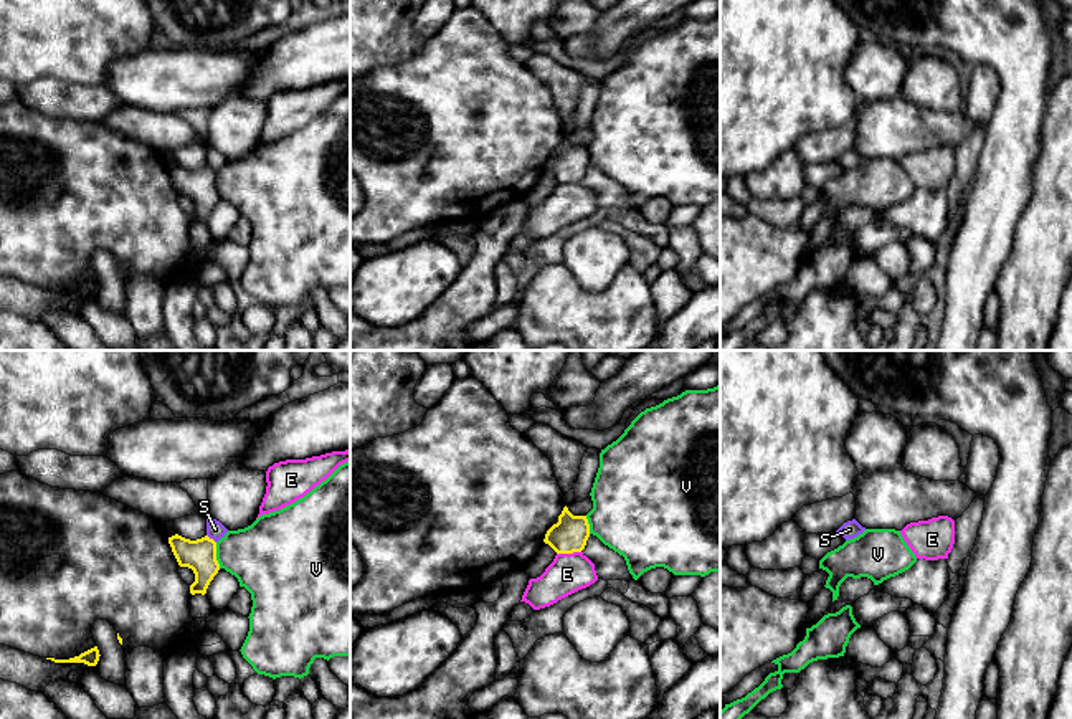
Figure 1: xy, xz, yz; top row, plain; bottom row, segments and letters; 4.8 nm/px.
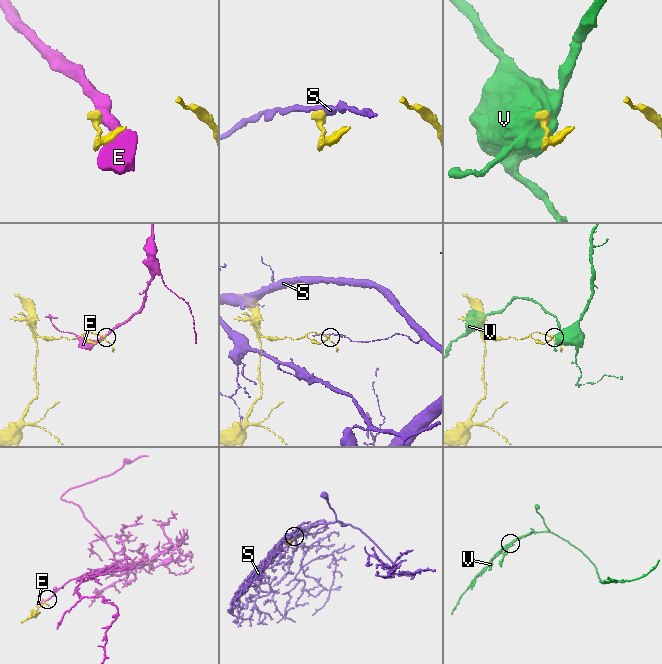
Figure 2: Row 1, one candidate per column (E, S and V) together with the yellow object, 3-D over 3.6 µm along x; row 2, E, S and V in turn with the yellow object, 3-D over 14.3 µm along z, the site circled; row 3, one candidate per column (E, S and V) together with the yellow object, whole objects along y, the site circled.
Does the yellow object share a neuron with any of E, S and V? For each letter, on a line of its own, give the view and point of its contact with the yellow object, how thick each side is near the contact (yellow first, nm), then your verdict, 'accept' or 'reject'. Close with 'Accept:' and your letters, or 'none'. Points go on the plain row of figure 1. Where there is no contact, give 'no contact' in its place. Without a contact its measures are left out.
E: xz (569, 182) | 170/190 nm | reject
S: xy (212, 169) | 160/90 nm | reject
V: xy (215, 185) | 160/360 nm | reject
Accept: none

